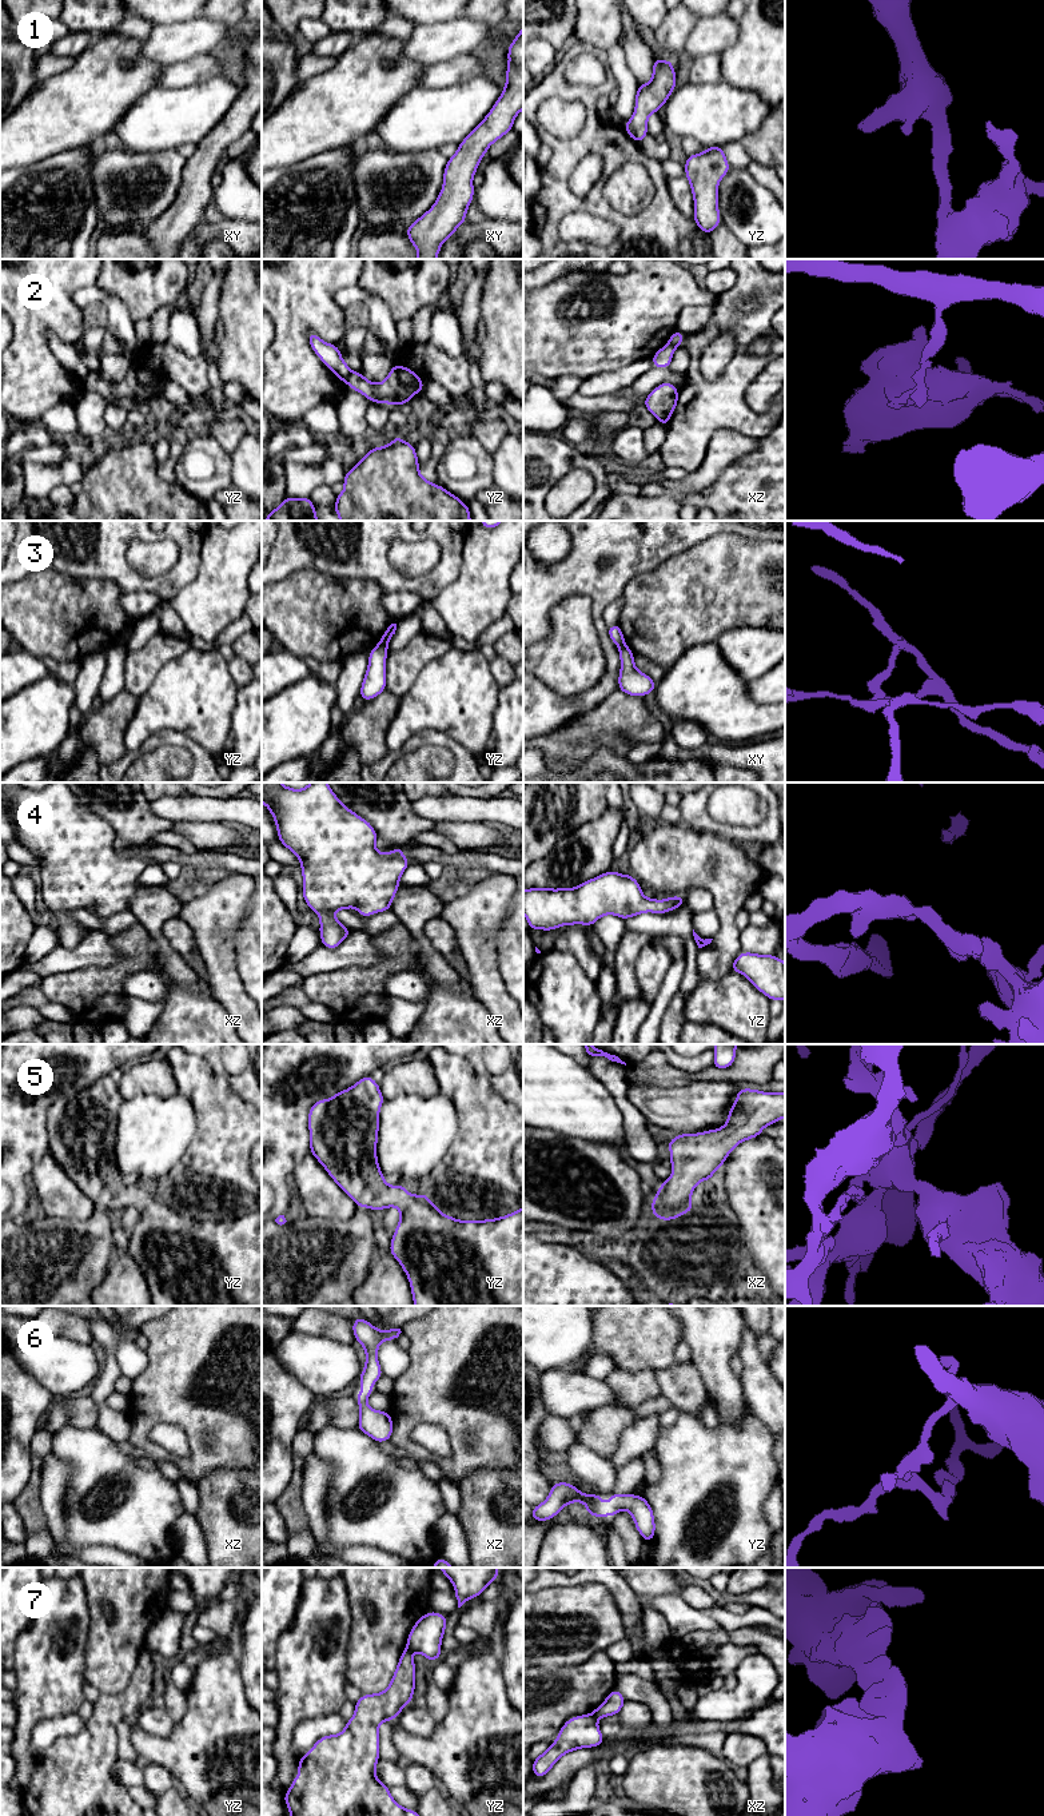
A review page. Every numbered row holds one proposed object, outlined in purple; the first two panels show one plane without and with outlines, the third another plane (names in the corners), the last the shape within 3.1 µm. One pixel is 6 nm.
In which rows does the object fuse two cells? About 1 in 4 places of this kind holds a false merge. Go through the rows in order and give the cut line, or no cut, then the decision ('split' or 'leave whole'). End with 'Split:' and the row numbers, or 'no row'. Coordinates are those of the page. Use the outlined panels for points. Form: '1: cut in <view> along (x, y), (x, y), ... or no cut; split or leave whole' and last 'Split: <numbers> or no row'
1: no cut; leave whole
2: cut in yz along (351, 371), (345, 382); split
3: cut in yz along (379, 642), (386, 645); split
4: no cut; leave whole
5: no cut; leave whole
6: no cut; leave whole
7: cut in xz along (590, 1713), (597, 1719); split
Split: 2, 3, 7

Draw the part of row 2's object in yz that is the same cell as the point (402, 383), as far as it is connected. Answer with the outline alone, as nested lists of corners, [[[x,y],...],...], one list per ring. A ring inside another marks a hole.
[[[394,365],[387,378],[371,383],[363,374],[351,371],[346,385],[363,394],[370,402],[384,405],[407,405],[410,398],[423,391],[423,381],[409,367]]]

